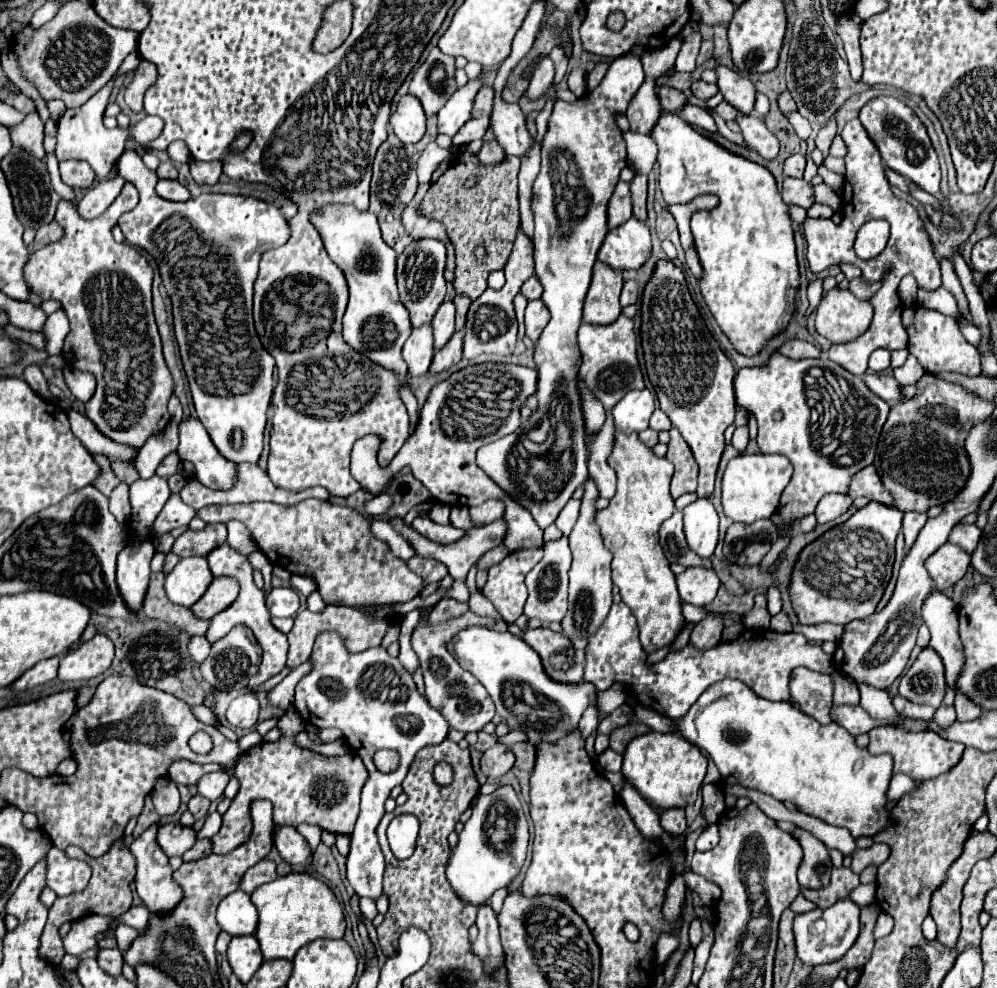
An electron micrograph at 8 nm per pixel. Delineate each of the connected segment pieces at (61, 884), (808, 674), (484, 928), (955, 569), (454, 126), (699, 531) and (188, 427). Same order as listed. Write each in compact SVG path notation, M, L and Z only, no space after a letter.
M51 848L47 858L47 886L57 896L67 896L83 890L91 878L91 868L87 862L71 860L63 850Z
M795 668L789 680L789 694L801 712L813 716L821 724L832 722L833 684L829 674L819 674L809 668Z
M491 904L479 906L475 924L479 926L479 938L473 942L473 952L485 960L487 972L495 972L503 960L503 948L499 942L497 914L493 912Z
M943 544L935 554L925 560L925 568L935 584L937 590L951 588L957 580L961 580L969 566L969 554L963 552L959 546Z
M469 80L463 88L453 92L453 96L437 114L437 134L455 136L455 132L471 118L471 104L479 88L479 80Z
M699 498L685 506L685 536L689 548L701 556L711 558L719 540L719 516L709 498Z
M187 416L179 424L179 448L181 460L189 460L195 466L195 474L201 484L223 490L235 482L235 464L225 460L199 418Z

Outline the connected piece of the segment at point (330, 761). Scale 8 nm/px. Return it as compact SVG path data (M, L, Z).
M291 706L279 720L279 730L283 732L277 742L261 742L255 748L243 752L231 768L223 768L221 764L193 764L189 760L173 760L169 766L169 776L177 784L197 784L205 772L221 770L231 778L239 780L239 794L231 802L231 810L223 816L221 830L213 836L213 852L227 854L237 846L245 844L253 832L251 828L251 804L255 800L271 800L273 804L273 820L279 826L299 826L299 824L317 824L323 830L333 834L349 834L353 832L357 814L359 814L359 798L361 788L367 782L367 768L349 752L341 758L329 758L305 748L299 748L293 742L293 736L303 726L301 716Z

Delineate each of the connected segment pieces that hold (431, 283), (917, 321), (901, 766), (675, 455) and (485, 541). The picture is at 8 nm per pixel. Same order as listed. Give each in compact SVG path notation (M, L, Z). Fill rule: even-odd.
M415 240L411 242L405 252L397 258L397 286L399 286L399 300L409 310L413 328L429 324L443 302L445 294L445 246L439 240Z
M913 306L913 308L905 308L903 310L903 324L905 324L905 330L909 332L909 352L919 360L919 364L923 366L925 372L929 372L929 374L957 372L957 374L965 374L965 376L979 376L979 354L977 354L977 348L963 338L955 318L945 316L945 314L937 312L937 310L929 310L929 308L923 308L923 306Z
M877 726L869 732L869 746L867 750L873 754L873 756L879 756L879 754L891 754L893 756L893 774L907 774L911 776L913 780L933 780L945 772L949 772L959 760L961 760L961 754L965 750L963 744L959 742L951 742L951 740L945 740L943 736L939 736L937 732L905 732L901 728L895 728L895 726Z
M671 428L669 436L671 436L671 440L667 444L669 450L667 450L665 458L669 462L673 462L673 466L675 466L675 474L673 474L673 480L671 480L671 496L679 498L681 494L695 492L699 468L697 468L697 462L693 458L689 444L683 440L679 430Z
M395 516L395 518L387 520L387 522L413 546L413 550L415 550L419 556L423 556L423 558L435 558L435 560L443 562L443 564L449 568L449 574L453 576L453 580L465 580L469 568L471 568L487 550L499 546L501 540L503 540L503 520L495 520L495 522L491 522L491 524L483 526L483 528L473 528L473 530L469 530L469 532L463 536L463 540L457 540L455 544L435 544L435 542L423 538L419 532L415 532L415 528L409 526L409 524L405 524L405 520L399 518L399 516Z

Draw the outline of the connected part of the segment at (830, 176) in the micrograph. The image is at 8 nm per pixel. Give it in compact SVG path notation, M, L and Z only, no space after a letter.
M823 164L819 166L819 176L823 178L823 182L825 182L827 186L831 186L831 190L839 190L839 188L843 186L843 176L839 176L839 174L835 174L835 172L829 172Z

